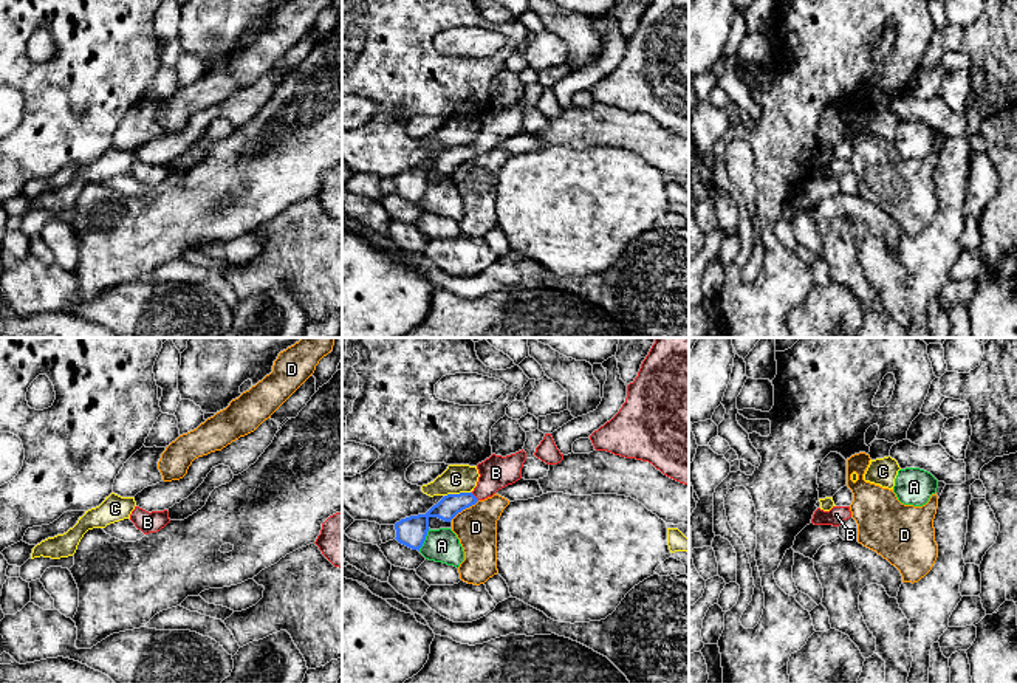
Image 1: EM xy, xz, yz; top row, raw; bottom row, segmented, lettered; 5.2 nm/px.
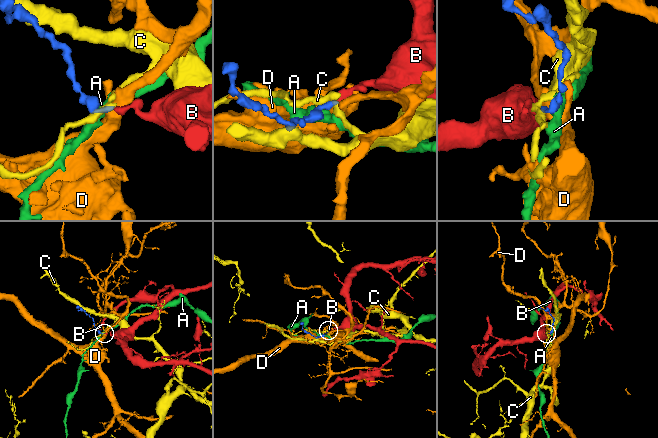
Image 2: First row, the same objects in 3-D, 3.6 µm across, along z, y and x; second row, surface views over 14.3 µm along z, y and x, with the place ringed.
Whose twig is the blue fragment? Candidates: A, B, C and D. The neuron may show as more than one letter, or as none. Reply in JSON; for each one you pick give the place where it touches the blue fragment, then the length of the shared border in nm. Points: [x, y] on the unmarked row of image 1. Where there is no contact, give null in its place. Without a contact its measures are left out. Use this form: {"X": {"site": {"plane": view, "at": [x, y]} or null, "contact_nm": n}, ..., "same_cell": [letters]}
{"B": {"site": {"plane": "xz", "at": [474, 149]}, "contact_nm": 60}, "same_cell": ["B"]}

